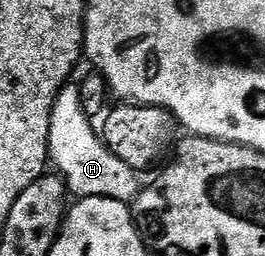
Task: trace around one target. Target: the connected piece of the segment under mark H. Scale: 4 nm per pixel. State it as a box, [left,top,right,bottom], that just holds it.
[49,124,141,203]

